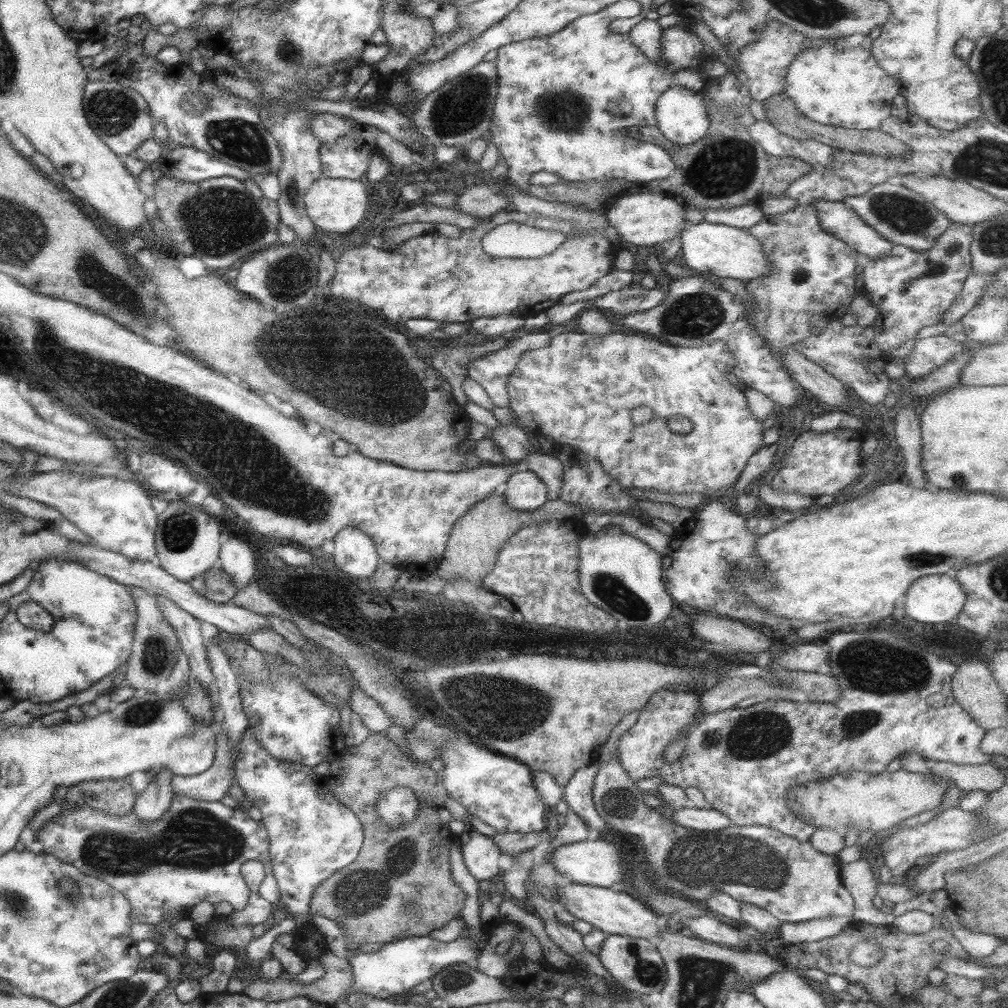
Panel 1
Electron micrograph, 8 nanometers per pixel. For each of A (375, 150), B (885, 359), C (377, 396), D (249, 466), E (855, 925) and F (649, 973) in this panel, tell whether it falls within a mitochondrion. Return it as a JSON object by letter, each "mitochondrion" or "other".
{"A":"other","B":"other","C":"mitochondrion","D":"mitochondrion","E":"other","F":"mitochondrion"}

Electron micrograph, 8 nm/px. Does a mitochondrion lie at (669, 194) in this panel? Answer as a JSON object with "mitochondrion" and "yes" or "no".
{"mitochondrion":"no"}

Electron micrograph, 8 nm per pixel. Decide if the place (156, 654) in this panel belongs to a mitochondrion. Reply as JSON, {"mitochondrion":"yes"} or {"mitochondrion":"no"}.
{"mitochondrion":"yes"}

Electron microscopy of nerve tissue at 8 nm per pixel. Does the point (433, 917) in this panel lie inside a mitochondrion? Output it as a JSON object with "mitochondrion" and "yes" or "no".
{"mitochondrion":"no"}

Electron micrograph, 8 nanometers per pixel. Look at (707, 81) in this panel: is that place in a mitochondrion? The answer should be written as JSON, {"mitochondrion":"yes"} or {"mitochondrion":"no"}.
{"mitochondrion":"no"}

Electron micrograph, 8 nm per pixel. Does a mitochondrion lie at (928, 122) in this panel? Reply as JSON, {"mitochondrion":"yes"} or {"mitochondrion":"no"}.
{"mitochondrion":"no"}

